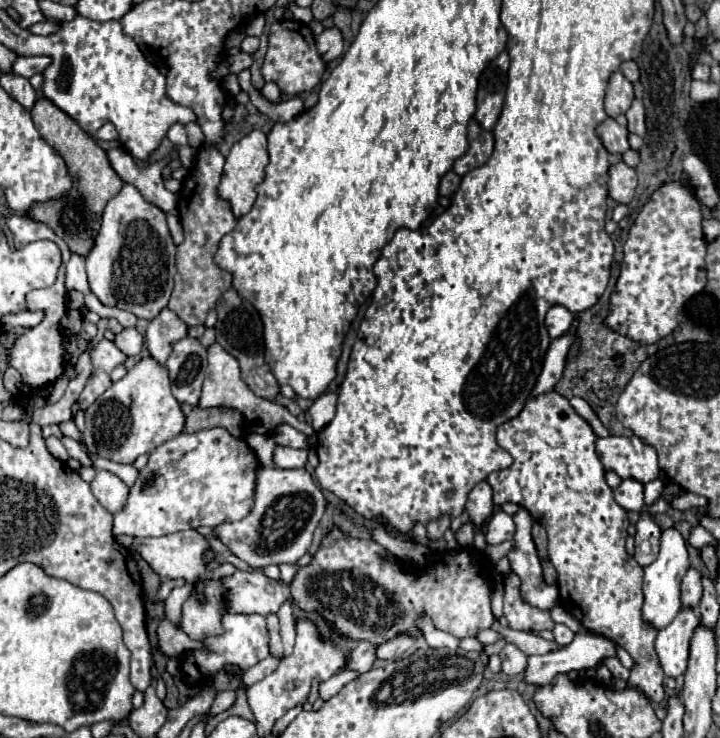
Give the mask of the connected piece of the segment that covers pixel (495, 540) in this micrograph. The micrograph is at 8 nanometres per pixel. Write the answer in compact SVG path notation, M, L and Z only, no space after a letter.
M497 510L487 522L485 542L487 542L487 546L495 546L495 544L501 544L505 540L511 540L513 534L515 534L513 518L509 514L505 514L503 510Z

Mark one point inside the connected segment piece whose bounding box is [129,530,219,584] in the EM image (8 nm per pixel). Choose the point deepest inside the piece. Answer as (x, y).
(180, 555)

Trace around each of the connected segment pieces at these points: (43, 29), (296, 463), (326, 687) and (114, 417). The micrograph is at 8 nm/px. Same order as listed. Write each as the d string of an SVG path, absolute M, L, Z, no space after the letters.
M43 20L43 22L37 22L35 26L27 28L27 30L29 30L29 32L33 32L33 34L41 34L41 36L47 36L47 34L53 34L53 32L55 32L57 28L59 28L57 24L53 24L53 22L47 22L47 20Z
M277 446L273 452L273 466L275 468L303 468L307 462L307 450L295 450L287 446Z
M343 670L343 672L335 674L333 678L329 678L327 682L321 682L321 684L319 684L319 696L321 696L321 700L323 700L323 702L329 700L329 698L335 696L347 682L355 680L357 676L361 676L361 674L355 674L355 670Z
M145 356L127 372L125 378L113 382L113 386L87 408L85 424L83 442L89 452L119 464L133 464L141 454L147 454L163 442L179 436L185 426L185 416L171 394L167 368L157 364L151 356Z

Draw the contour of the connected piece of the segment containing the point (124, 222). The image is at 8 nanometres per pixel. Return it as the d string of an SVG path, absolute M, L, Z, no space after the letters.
M123 184L121 192L107 204L85 270L91 292L105 306L129 310L137 318L145 320L153 320L167 306L175 276L175 244L165 214L157 206L149 204L135 186Z

